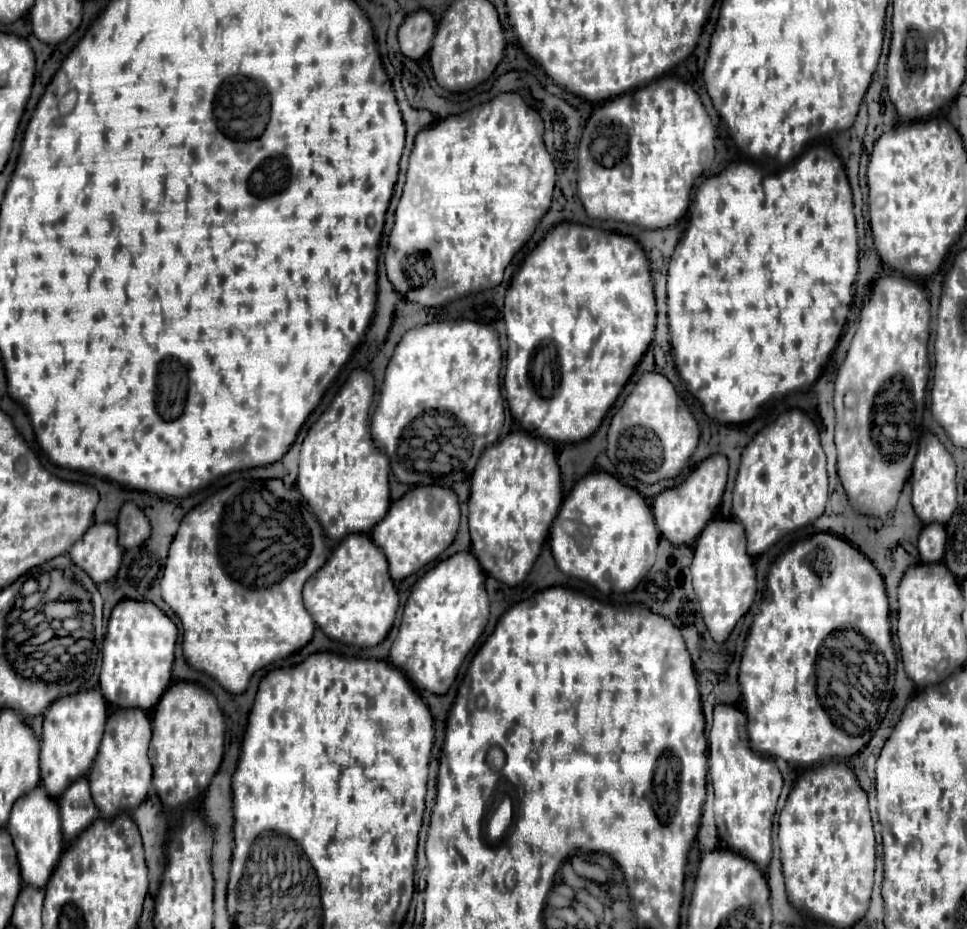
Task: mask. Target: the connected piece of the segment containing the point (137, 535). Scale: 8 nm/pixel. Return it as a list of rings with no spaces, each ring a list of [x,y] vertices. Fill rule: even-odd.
[[[133,501],[123,503],[117,519],[117,529],[119,529],[119,545],[123,549],[131,549],[143,543],[151,533],[149,519]]]

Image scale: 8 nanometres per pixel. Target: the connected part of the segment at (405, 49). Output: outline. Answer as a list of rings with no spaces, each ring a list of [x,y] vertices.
[[[419,9],[407,15],[397,31],[401,53],[409,59],[423,57],[431,49],[433,33],[435,33],[435,21],[427,9]]]

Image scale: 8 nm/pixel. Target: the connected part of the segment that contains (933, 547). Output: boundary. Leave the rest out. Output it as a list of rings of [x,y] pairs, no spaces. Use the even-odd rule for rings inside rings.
[[[925,525],[919,535],[919,555],[927,563],[941,561],[945,553],[945,529],[943,525]]]

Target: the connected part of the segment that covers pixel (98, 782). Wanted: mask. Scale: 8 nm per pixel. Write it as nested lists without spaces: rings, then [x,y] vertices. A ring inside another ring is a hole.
[[[113,709],[107,717],[107,729],[99,747],[99,757],[89,773],[89,785],[95,805],[103,817],[115,817],[121,811],[135,809],[149,793],[151,787],[151,763],[147,757],[151,741],[151,719],[139,709]]]

